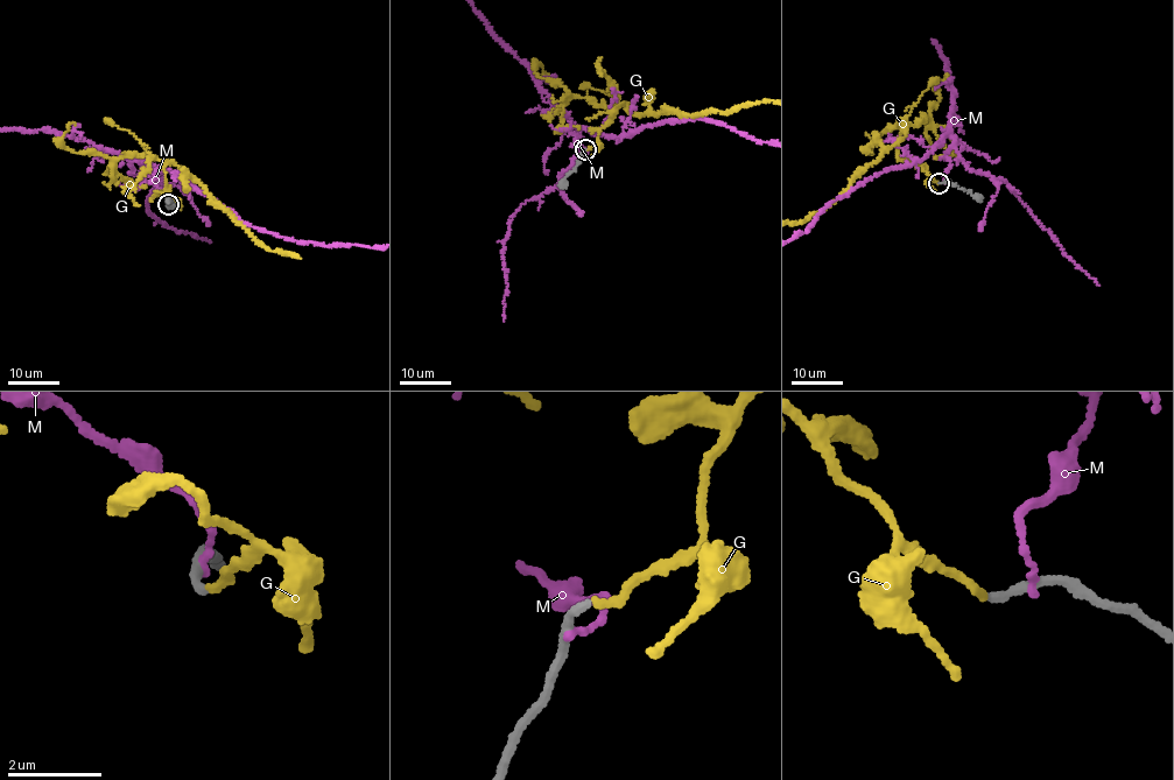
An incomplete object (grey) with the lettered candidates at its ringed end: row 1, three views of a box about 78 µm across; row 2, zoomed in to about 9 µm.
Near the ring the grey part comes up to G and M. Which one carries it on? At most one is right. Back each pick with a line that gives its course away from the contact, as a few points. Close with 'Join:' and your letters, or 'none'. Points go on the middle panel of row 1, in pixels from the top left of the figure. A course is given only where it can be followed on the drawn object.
Join: G

